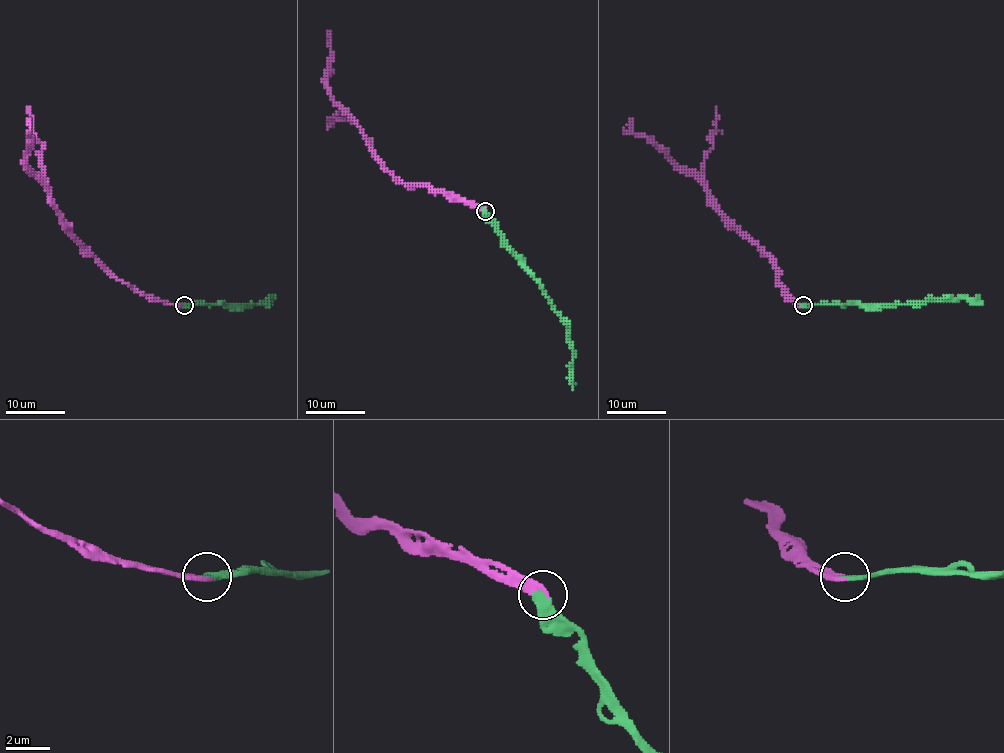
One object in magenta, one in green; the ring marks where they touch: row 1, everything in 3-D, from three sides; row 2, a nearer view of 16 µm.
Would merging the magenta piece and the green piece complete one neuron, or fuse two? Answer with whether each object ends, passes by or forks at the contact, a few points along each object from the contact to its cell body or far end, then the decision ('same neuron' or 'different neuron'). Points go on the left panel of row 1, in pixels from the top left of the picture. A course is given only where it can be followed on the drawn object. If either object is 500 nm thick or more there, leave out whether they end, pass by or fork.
magenta ends | green ends | magenta via (184, 305), (174, 305), (134, 290), (107, 270), (80, 243), (50, 193), (26, 169), (31, 130), (28, 120) | green via (184, 305), (264, 303), (273, 297), (273, 305) | same neuron

